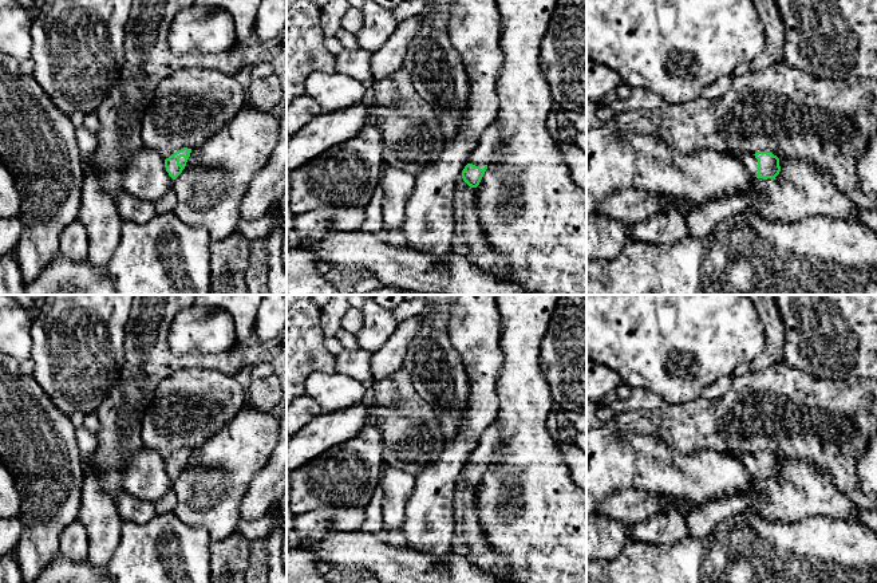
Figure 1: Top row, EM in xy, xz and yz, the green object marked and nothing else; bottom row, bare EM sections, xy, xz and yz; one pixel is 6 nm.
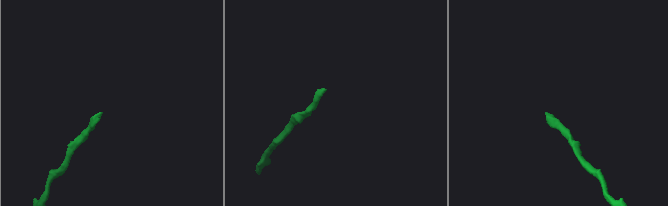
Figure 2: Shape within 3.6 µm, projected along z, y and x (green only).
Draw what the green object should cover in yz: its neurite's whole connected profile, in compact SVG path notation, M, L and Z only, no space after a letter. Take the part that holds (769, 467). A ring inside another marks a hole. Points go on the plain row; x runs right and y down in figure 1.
M736 452L731 456L738 457L744 464L747 470L756 478L775 478L781 472L779 458L773 453L758 452L751 454Z

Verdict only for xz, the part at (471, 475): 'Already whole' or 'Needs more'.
Needs more

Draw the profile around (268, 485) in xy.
M287 413L280 421L278 442L266 465L254 474L240 507L240 519L256 520L278 504L287 492Z

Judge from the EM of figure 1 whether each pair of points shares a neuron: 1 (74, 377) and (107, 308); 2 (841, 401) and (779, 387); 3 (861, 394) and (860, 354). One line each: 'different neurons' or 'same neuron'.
1: same neuron
2: same neuron
3: different neurons

